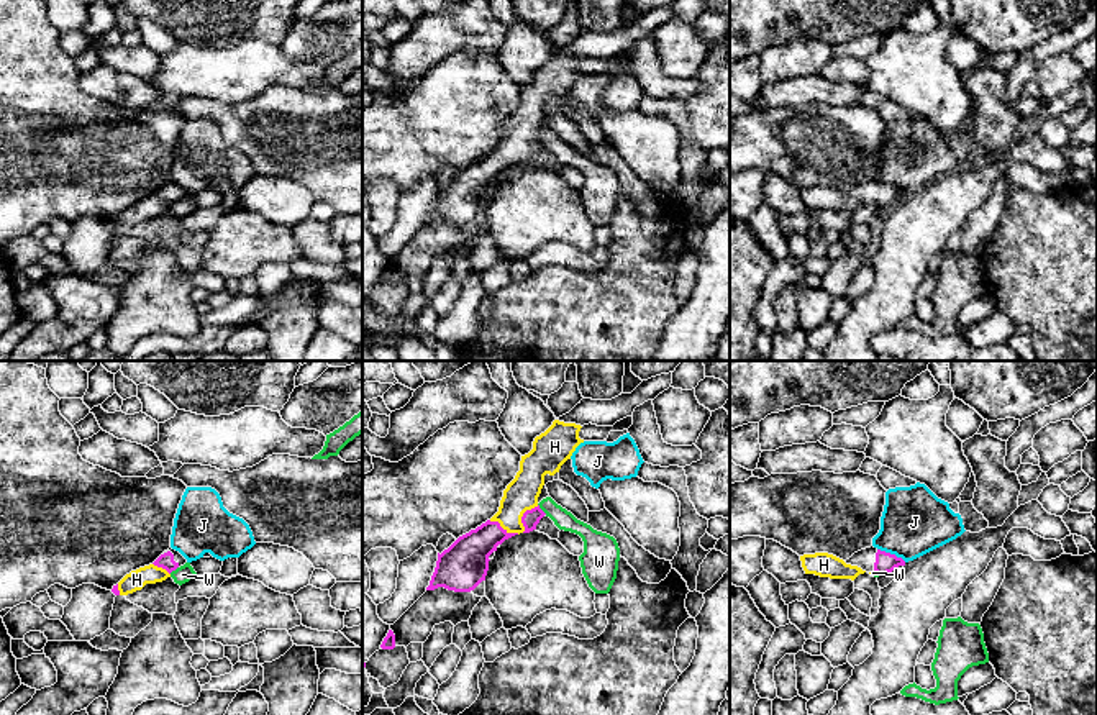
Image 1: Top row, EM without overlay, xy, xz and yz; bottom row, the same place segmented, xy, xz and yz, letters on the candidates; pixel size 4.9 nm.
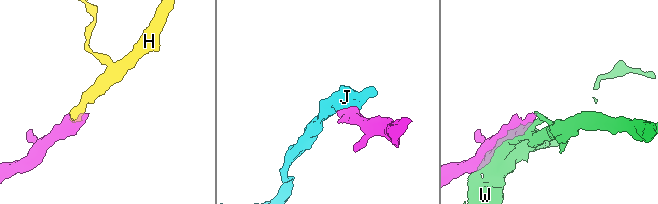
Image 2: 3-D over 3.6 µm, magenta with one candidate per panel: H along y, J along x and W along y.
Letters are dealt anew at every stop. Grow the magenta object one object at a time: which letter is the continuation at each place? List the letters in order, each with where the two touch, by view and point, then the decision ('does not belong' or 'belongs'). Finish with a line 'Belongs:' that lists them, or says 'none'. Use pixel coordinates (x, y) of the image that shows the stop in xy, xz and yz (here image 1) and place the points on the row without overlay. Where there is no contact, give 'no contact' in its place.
H: xz (523, 148) | belongs
J: yz (892, 187) | does not belong
W: xz (540, 141) | does not belong
Belongs: H

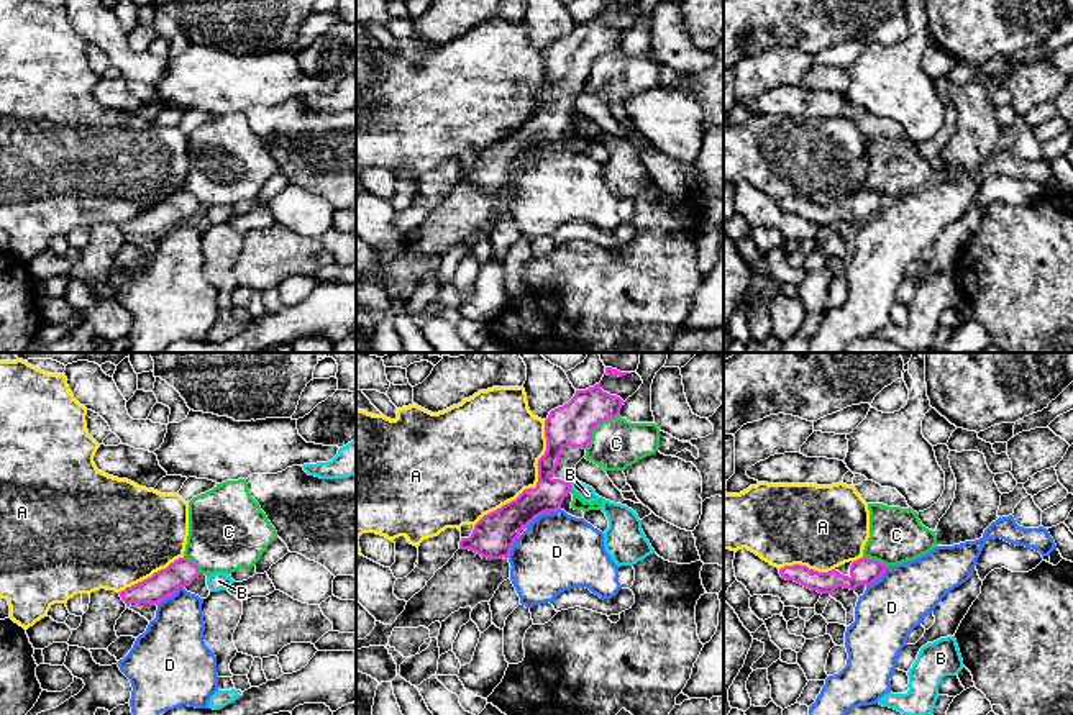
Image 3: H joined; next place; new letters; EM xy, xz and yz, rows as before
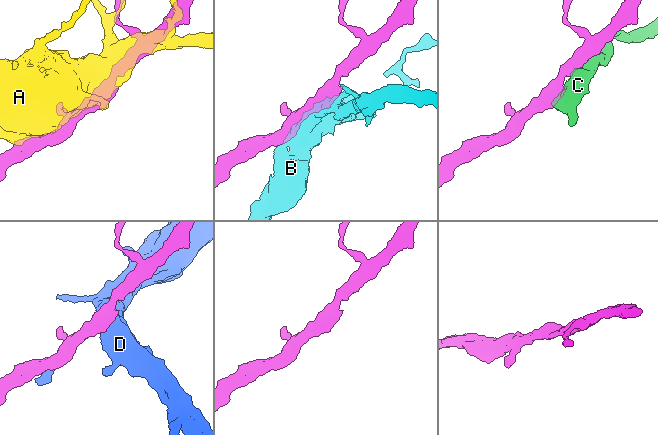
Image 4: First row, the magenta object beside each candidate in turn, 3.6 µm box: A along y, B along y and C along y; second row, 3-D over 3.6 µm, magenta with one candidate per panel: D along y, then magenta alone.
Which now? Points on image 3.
A: xz (537, 117) | does not belong
B: xz (570, 118) | does not belong
C: xz (596, 58) | does not belong
D: xz (542, 146) | does not belong
Belongs: none

